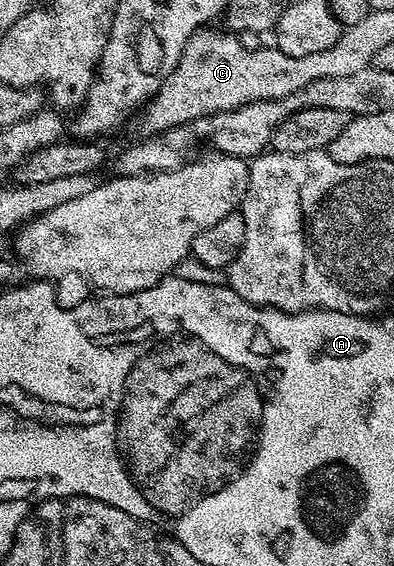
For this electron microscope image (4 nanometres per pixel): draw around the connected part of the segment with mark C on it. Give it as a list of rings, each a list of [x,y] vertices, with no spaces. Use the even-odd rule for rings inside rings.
[[[215,27],[201,28],[188,39],[177,67],[148,102],[147,111],[151,116],[159,117],[159,129],[177,127],[193,119],[258,102],[253,92],[252,46],[242,45],[231,33],[211,28]]]

